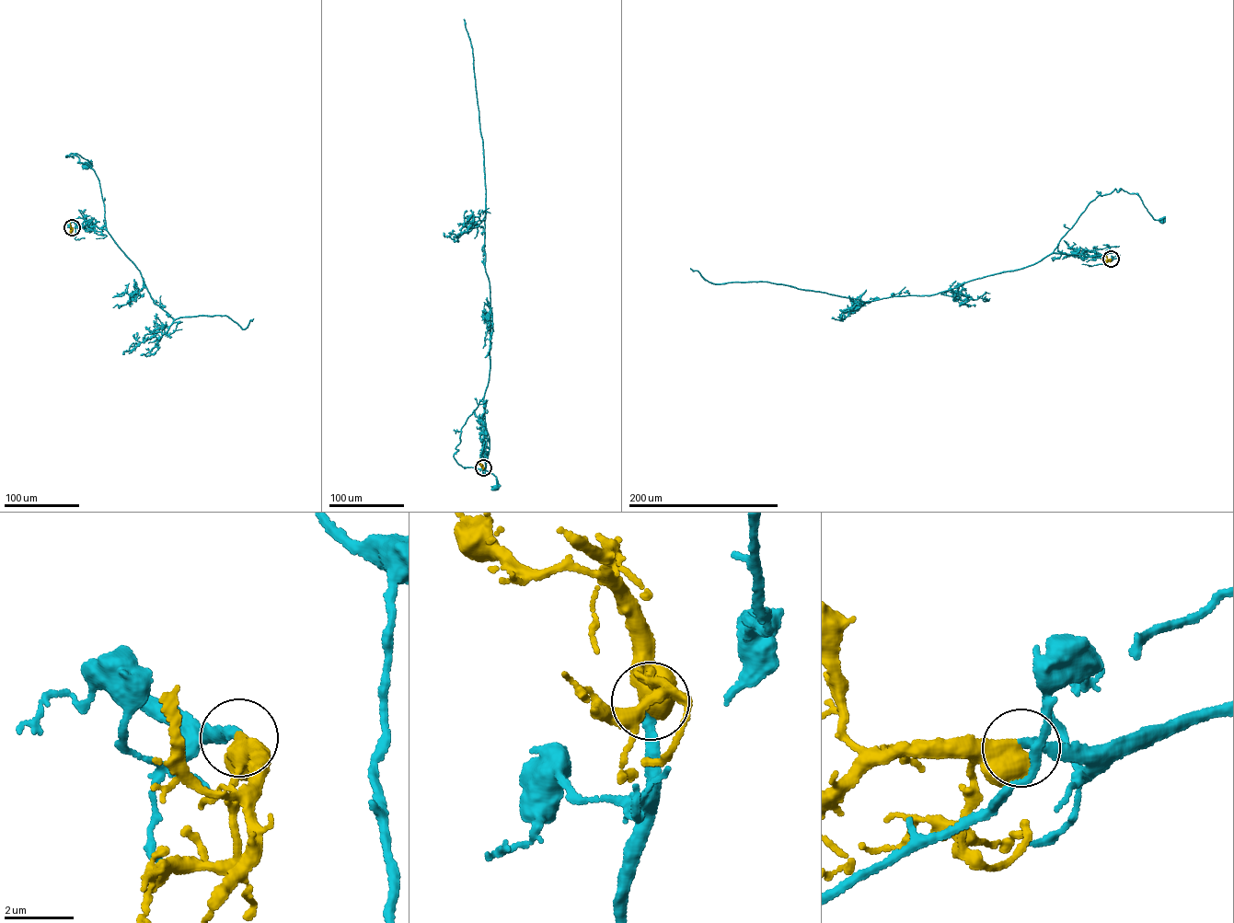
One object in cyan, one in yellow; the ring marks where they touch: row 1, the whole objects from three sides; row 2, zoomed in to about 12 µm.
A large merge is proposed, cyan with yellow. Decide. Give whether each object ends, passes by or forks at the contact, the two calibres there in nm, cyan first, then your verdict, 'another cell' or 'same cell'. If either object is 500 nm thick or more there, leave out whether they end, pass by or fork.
320/800 nm | same cell

